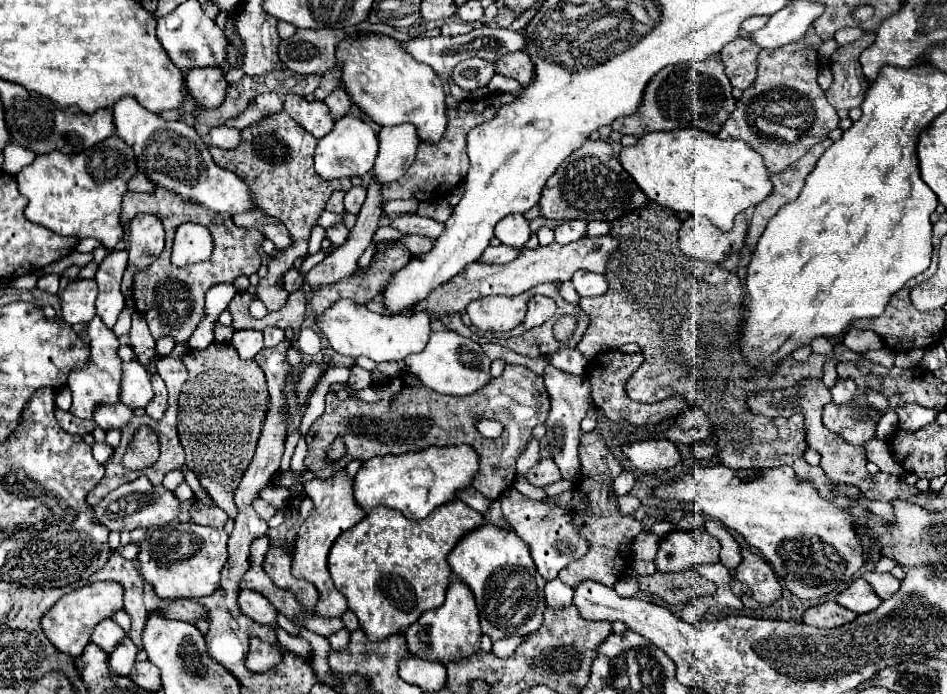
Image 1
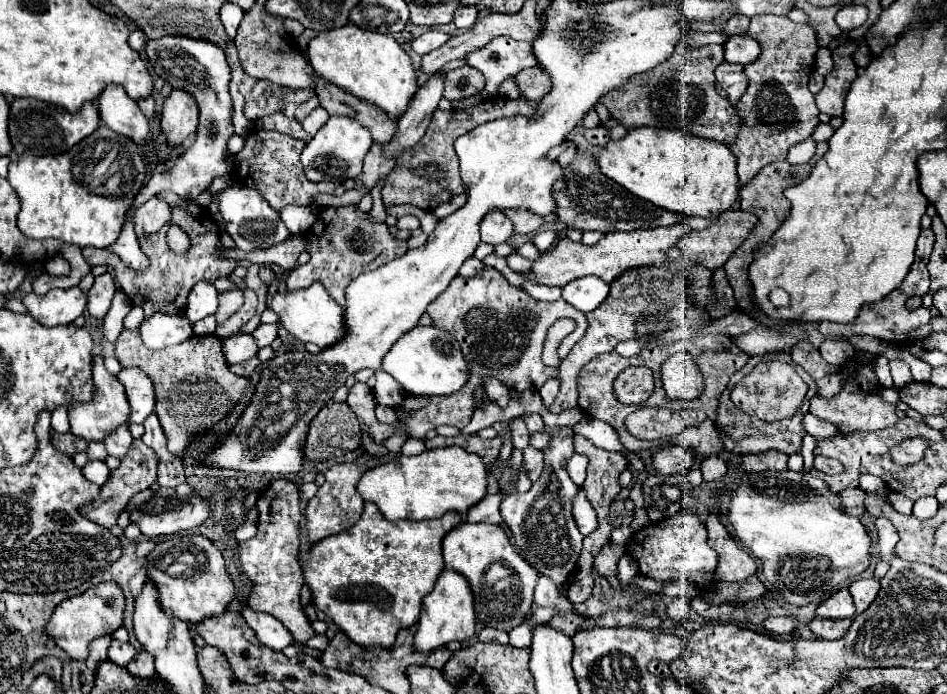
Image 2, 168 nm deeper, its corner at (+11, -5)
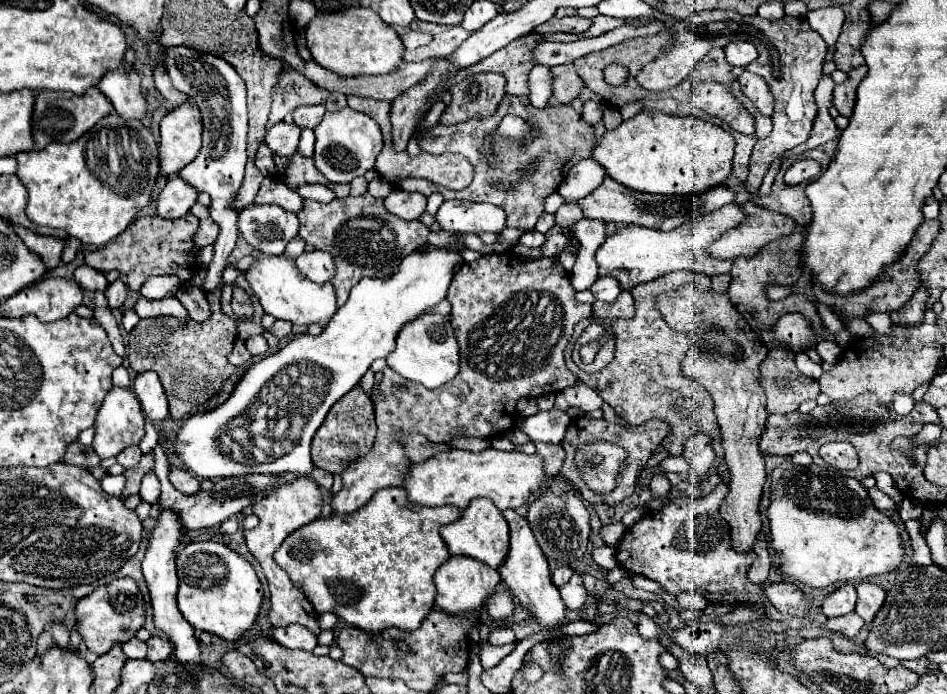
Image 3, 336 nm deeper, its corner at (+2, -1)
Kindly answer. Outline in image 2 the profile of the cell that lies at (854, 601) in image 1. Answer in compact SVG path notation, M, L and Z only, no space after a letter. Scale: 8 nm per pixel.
M839 589L835 595L831 595L827 601L823 601L817 611L817 617L823 619L845 619L845 617L853 617L855 615L855 605L851 601L851 593L849 589Z

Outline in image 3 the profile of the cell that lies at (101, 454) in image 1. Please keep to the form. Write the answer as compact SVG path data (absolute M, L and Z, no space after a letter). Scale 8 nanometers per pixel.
M106 475L102 481L102 489L112 495L112 497L122 497L122 489L124 489L124 475Z

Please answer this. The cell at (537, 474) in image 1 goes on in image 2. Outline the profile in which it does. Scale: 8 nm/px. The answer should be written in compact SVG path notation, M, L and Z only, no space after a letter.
M529 445L527 449L523 449L523 465L525 465L529 479L537 481L541 475L541 469L543 469L543 453Z

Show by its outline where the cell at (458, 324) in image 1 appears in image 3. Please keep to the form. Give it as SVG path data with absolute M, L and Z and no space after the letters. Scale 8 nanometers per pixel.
M514 253L482 255L472 263L464 263L454 273L446 299L452 303L450 323L460 347L460 373L440 389L426 389L420 383L400 377L390 367L384 367L384 379L378 385L378 391L372 393L378 423L376 443L368 455L348 465L342 473L344 487L332 499L334 513L354 513L366 505L378 489L404 485L412 463L404 451L404 445L396 439L398 431L406 435L422 433L430 441L452 441L458 437L490 439L496 437L496 433L506 433L514 427L516 403L520 399L556 393L578 381L578 377L568 371L564 363L564 351L572 339L576 323L592 315L592 305L582 305L574 299L574 287L568 279L568 271L556 257L520 259Z

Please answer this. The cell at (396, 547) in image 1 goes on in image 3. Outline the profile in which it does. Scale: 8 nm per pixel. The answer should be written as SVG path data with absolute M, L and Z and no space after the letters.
M378 489L376 495L354 513L332 513L326 519L318 517L302 529L290 533L288 539L284 539L284 543L280 545L280 549L276 549L274 561L288 573L290 581L308 597L316 613L330 611L346 623L370 633L378 633L380 629L388 627L414 631L422 625L422 621L434 607L434 571L450 557L448 547L440 537L440 527L456 521L460 509L452 505L422 507L412 505L406 499L408 495L404 489Z

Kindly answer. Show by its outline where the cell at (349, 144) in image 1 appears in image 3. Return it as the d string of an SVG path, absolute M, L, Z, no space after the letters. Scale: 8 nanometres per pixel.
M350 107L326 113L320 125L314 129L314 161L320 173L332 183L350 183L354 177L364 175L368 169L374 169L374 161L384 147L380 125L366 113L354 111Z

